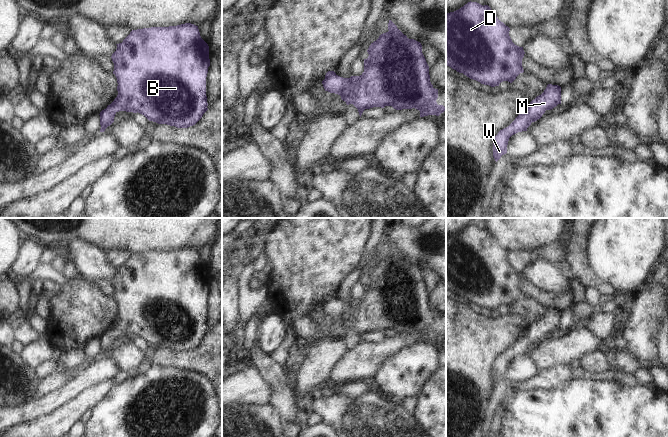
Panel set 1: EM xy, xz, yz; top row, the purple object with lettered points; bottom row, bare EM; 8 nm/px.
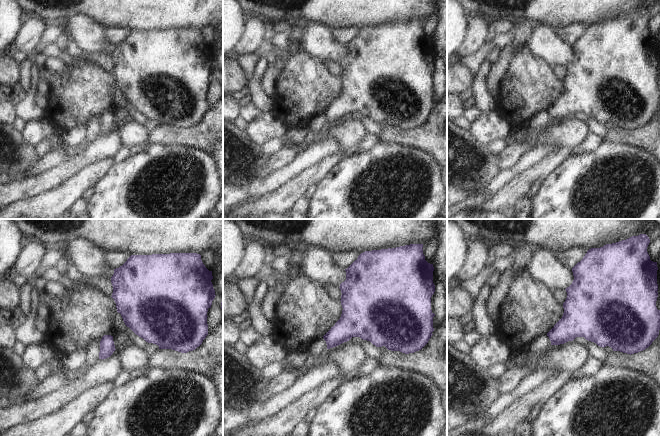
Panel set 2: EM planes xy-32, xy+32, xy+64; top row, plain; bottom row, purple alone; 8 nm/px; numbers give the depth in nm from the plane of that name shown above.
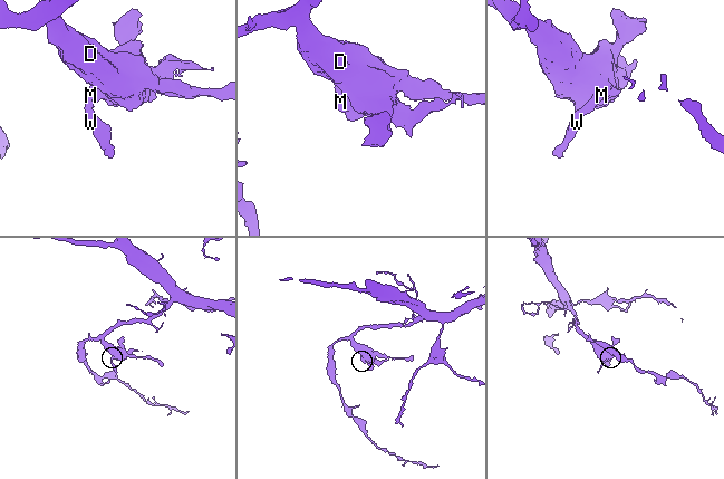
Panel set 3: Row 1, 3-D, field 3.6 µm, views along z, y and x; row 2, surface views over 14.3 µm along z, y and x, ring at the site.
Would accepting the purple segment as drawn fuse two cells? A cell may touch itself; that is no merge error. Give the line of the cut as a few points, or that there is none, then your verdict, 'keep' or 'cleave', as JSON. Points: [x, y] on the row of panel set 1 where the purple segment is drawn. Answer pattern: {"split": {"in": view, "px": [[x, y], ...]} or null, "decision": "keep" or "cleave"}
{"split": null, "decision": "keep"}

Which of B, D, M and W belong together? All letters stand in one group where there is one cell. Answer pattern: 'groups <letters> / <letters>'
groups B D M W

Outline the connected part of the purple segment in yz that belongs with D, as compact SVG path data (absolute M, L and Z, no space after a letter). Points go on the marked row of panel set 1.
M468 2L460 9L446 13L446 66L470 79L491 87L503 81L512 83L523 73L523 47L515 45L510 36L510 28L492 13L488 5Z

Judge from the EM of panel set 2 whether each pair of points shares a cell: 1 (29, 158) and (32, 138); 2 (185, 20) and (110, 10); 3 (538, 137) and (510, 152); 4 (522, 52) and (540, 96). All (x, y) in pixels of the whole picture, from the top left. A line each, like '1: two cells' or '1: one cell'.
1: two cells
2: one cell
3: one cell
4: one cell

